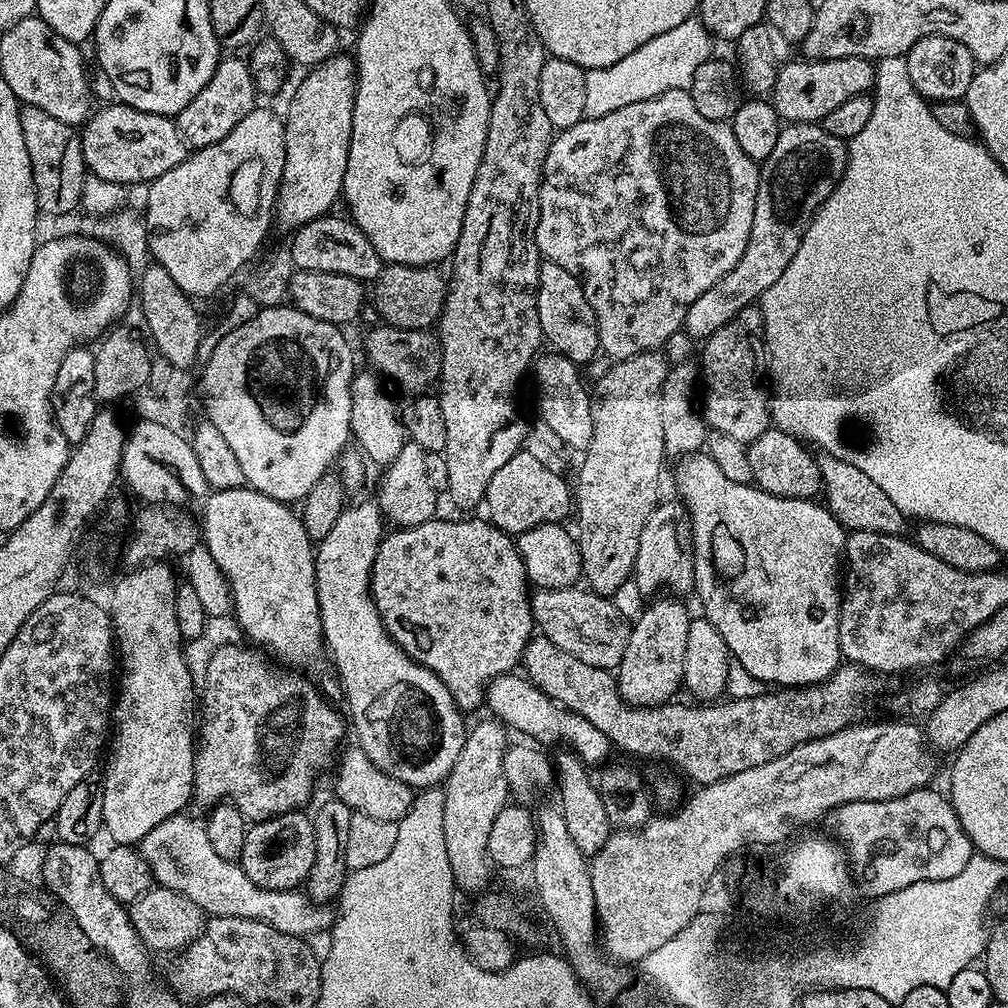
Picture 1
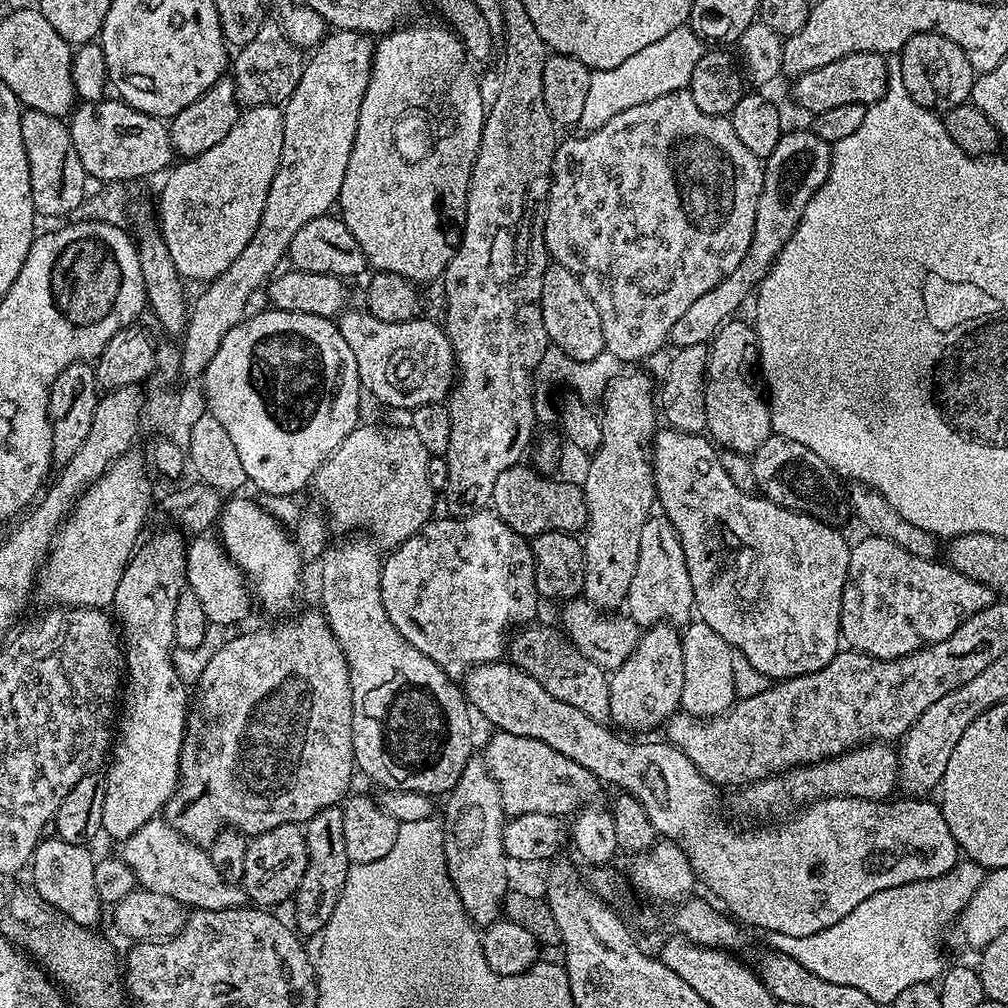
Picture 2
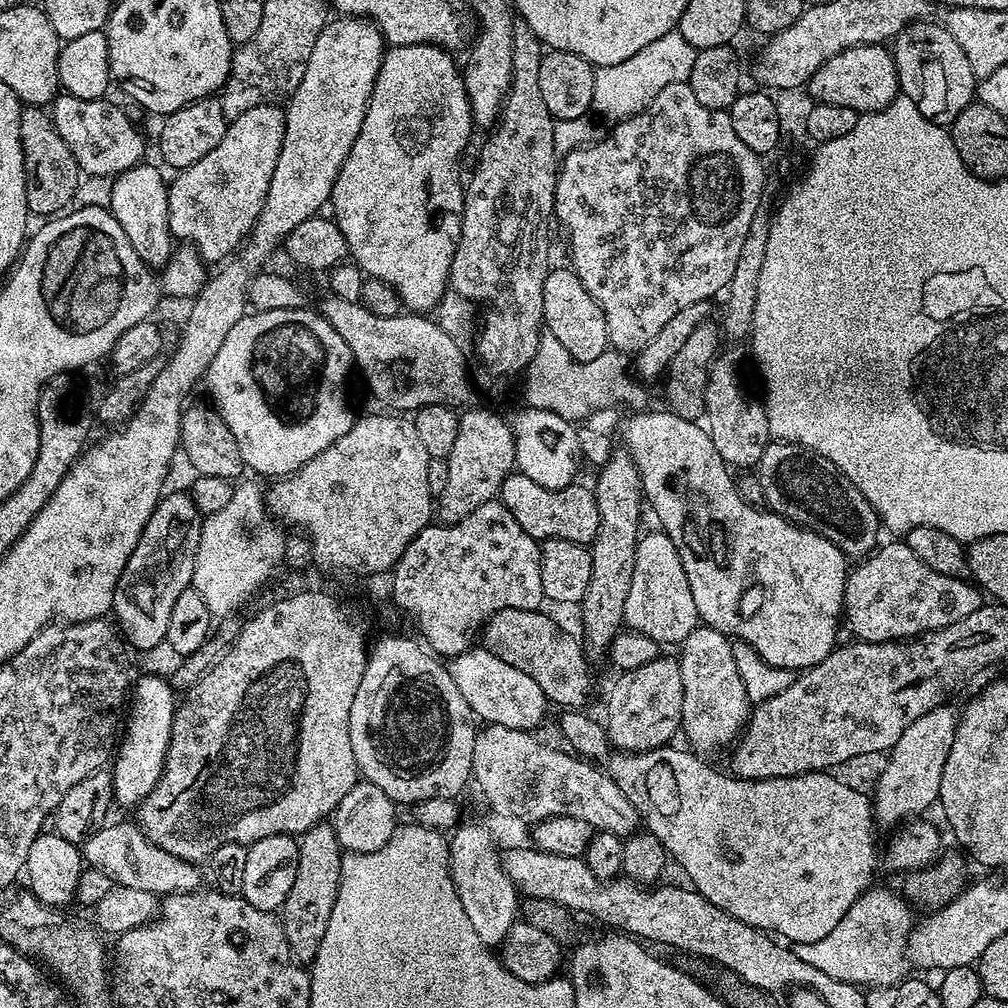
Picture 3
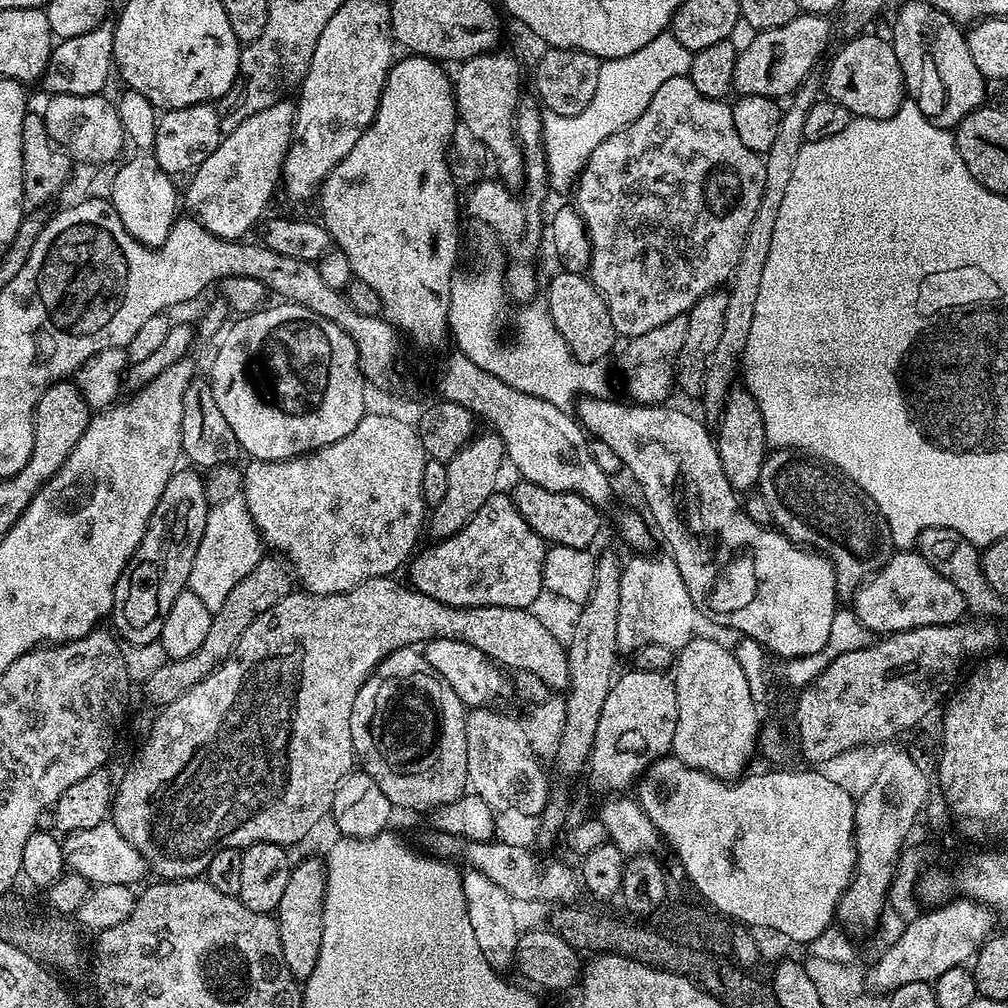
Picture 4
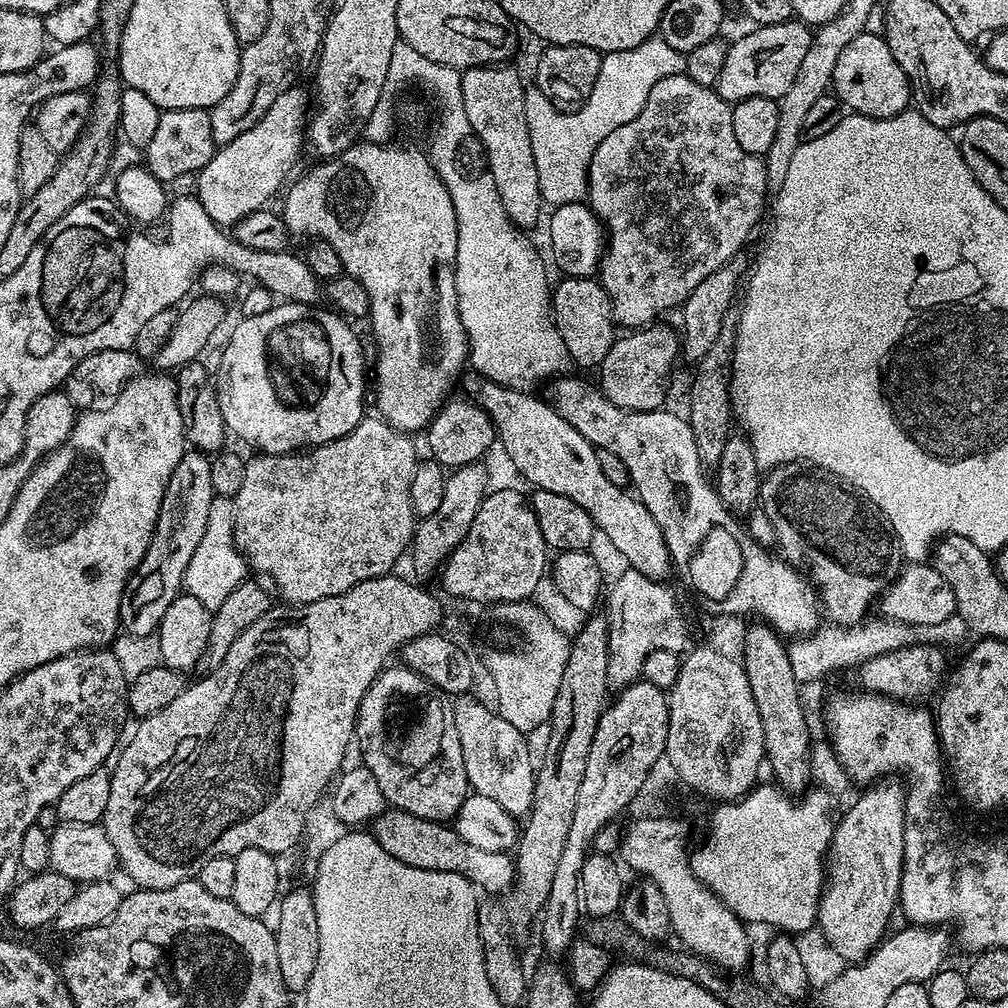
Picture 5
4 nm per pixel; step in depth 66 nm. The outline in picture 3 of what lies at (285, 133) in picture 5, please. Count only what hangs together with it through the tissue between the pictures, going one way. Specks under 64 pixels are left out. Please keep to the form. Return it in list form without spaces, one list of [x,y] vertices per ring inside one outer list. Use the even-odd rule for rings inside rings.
[[[275,104],[254,106],[254,110],[246,110],[246,114],[238,114],[226,130],[222,142],[206,154],[206,158],[198,158],[194,166],[179,169],[168,185],[168,221],[173,237],[185,245],[191,246],[200,253],[206,262],[223,261],[231,257],[245,243],[246,237],[256,224],[258,214],[262,210],[262,202],[266,198],[266,190],[270,186],[270,178],[274,174],[274,166],[278,163],[278,154],[282,150],[284,137],[284,108]]]

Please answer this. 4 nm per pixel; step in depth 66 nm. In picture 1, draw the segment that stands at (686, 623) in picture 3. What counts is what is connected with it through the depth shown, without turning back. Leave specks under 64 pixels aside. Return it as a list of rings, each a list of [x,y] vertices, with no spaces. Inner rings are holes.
[[[661,502],[648,515],[646,526],[642,526],[642,538],[638,538],[638,558],[634,573],[634,585],[638,591],[656,592],[652,594],[660,594],[665,590],[672,594],[693,591],[696,579],[692,569],[692,553],[685,536],[689,528],[686,509],[679,502]]]

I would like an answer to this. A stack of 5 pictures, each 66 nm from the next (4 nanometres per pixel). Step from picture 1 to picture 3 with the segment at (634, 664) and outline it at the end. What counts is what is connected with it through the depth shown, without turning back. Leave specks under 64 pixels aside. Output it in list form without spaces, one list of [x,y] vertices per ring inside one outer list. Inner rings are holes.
[[[661,654],[654,658],[654,662],[646,662],[646,666],[638,666],[638,670],[620,672],[617,677],[608,692],[608,743],[621,752],[645,752],[671,745],[672,735],[675,732],[677,735],[682,728],[682,670],[679,659],[675,655]]]

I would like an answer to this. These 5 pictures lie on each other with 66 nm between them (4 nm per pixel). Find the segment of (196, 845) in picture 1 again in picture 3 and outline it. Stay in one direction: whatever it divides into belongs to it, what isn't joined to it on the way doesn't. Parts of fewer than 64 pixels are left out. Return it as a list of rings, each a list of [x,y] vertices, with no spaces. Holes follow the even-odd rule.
[[[135,822],[112,823],[105,823],[82,845],[82,855],[91,867],[102,869],[119,887],[146,890],[158,898],[174,892],[195,892],[201,887],[201,869],[197,865],[159,848],[140,831],[140,825]]]

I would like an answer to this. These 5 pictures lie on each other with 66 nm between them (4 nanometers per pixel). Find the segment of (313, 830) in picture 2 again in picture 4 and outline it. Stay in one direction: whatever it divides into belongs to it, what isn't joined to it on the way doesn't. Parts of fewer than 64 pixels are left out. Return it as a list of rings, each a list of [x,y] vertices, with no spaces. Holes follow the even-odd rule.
[[[312,856],[293,867],[290,882],[286,882],[286,890],[282,893],[282,902],[278,902],[274,919],[278,924],[278,934],[282,942],[282,958],[286,958],[286,970],[298,982],[306,981],[314,974],[314,966],[318,966],[318,954],[322,950],[322,926],[324,925],[324,899],[326,898],[326,864],[323,859]]]

